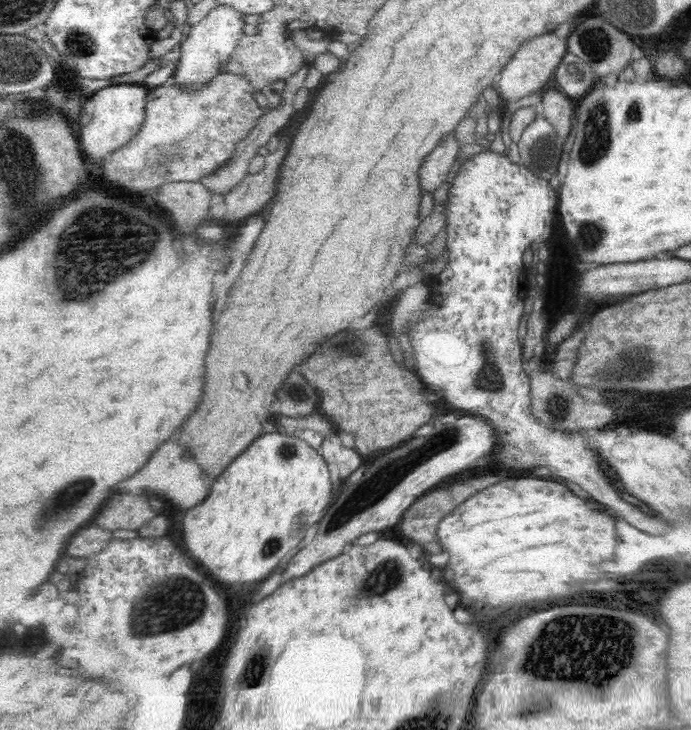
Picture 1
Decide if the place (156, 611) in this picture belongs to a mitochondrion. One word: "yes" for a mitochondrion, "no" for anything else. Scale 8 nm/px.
yes

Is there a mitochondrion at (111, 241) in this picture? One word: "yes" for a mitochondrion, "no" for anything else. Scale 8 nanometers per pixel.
yes

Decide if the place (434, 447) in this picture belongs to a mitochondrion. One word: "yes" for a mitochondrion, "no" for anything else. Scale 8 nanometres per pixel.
yes

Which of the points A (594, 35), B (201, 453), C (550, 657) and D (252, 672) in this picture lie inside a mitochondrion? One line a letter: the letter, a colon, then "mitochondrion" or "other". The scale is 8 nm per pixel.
A: mitochondrion
B: other
C: mitochondrion
D: mitochondrion

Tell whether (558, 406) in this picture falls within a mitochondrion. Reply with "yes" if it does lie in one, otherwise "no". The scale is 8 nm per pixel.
yes

